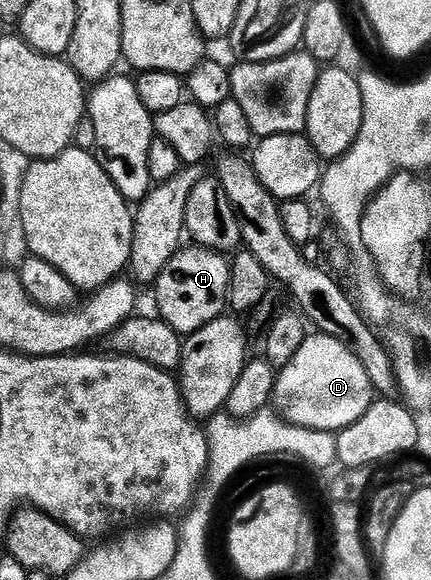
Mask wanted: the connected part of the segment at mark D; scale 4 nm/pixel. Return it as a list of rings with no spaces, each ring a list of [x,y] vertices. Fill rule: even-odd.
[[[320,333],[310,334],[303,341],[299,353],[286,367],[280,368],[275,388],[275,403],[285,410],[284,418],[294,427],[303,427],[318,433],[340,433],[344,427],[349,427],[374,402],[375,392],[359,357],[350,349],[348,343],[342,343],[331,335]]]

